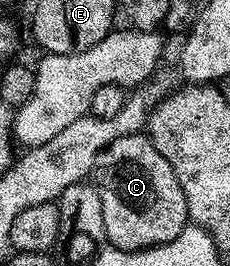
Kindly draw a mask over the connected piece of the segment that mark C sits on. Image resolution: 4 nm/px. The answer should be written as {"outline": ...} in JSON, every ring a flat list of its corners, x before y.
{"outline":[[145,133,120,136,100,151,94,160,92,185,98,190,104,212,105,241,117,250,147,250,149,246,168,244,188,225,184,188,180,188,172,164,156,152]]}

